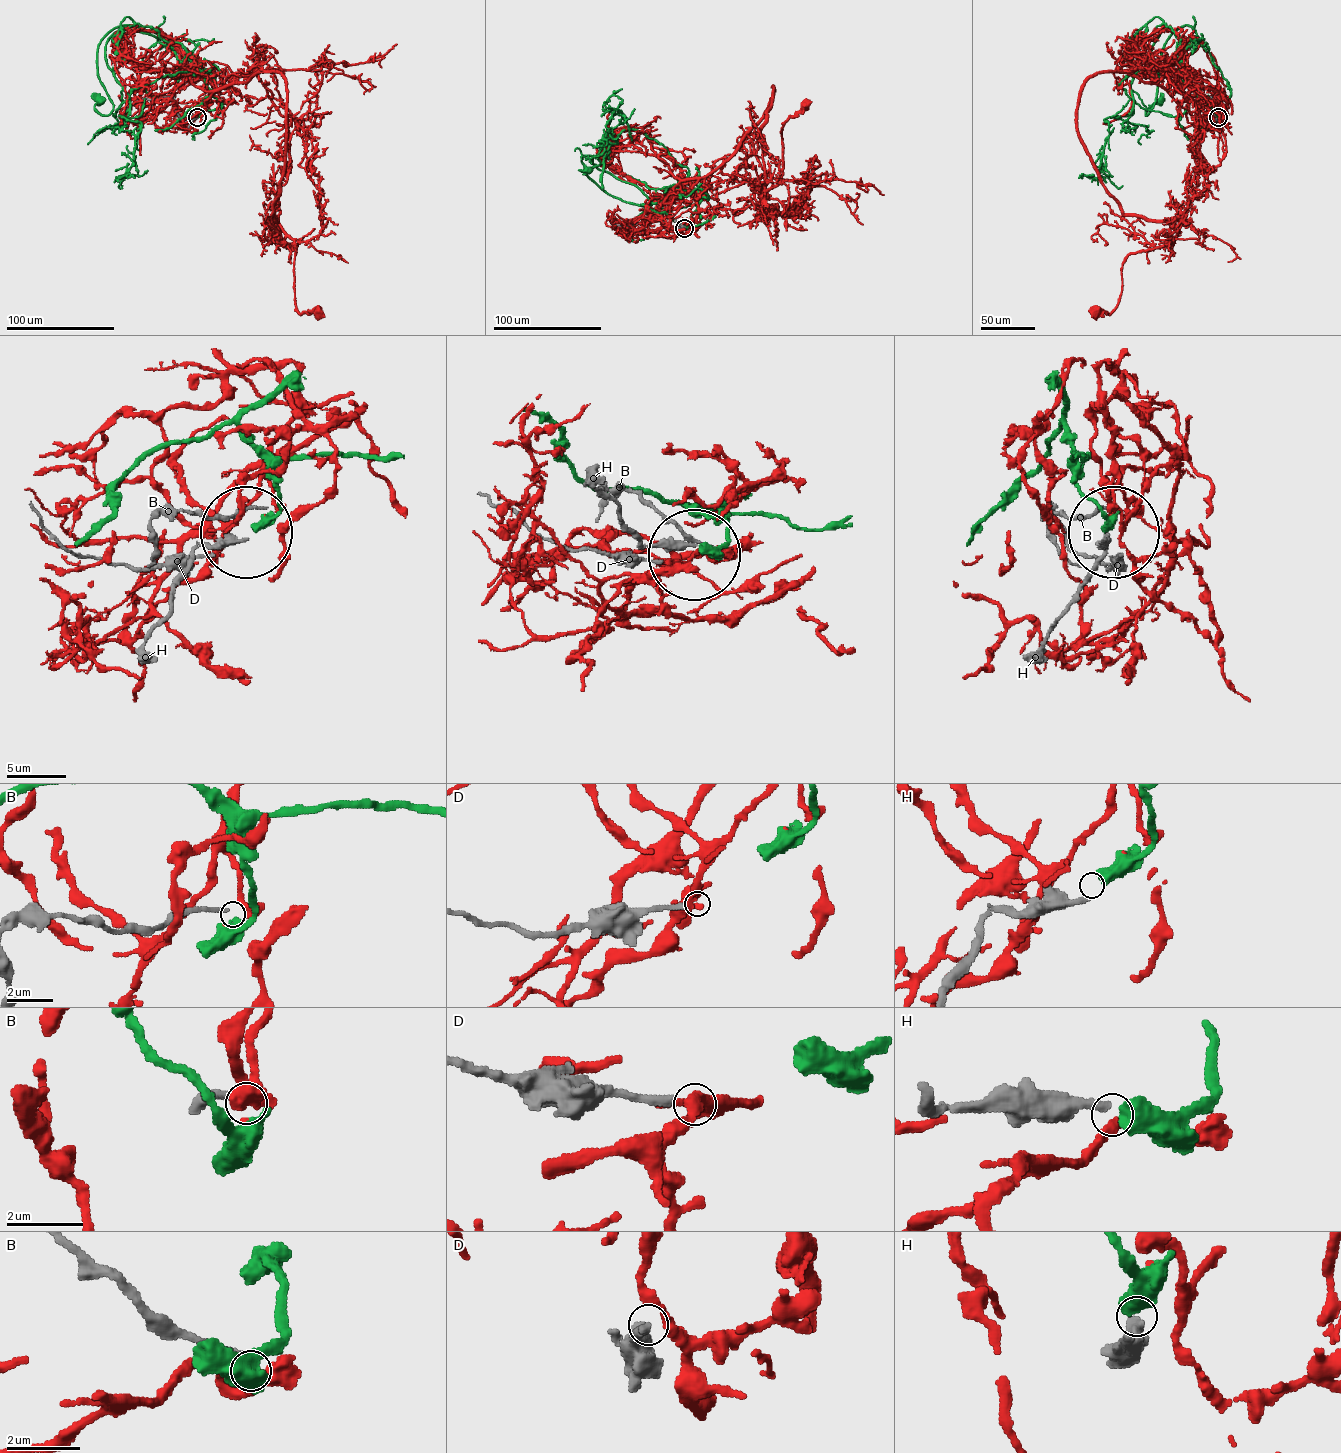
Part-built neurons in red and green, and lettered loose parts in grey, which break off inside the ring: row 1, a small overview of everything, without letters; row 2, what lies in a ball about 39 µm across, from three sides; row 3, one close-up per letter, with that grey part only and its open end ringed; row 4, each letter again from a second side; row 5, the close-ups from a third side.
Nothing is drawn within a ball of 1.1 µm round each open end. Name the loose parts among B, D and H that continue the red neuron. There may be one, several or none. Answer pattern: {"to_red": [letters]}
{"to_red": ["B"]}

